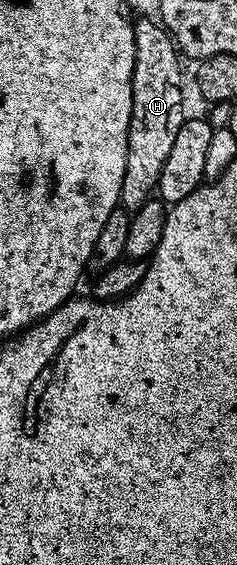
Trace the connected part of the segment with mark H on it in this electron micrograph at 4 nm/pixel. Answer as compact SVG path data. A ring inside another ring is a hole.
M138 17L133 20L134 24L134 44L136 53L134 54L134 72L132 73L132 117L130 118L130 128L128 129L128 149L126 150L126 164L124 165L124 181L120 189L120 203L125 210L133 213L140 209L157 192L160 181L160 169L164 169L164 161L168 161L168 153L172 150L172 145L176 142L176 133L180 133L180 125L184 122L182 115L182 63L179 52L176 50L174 40L171 39L165 27L157 18Z

